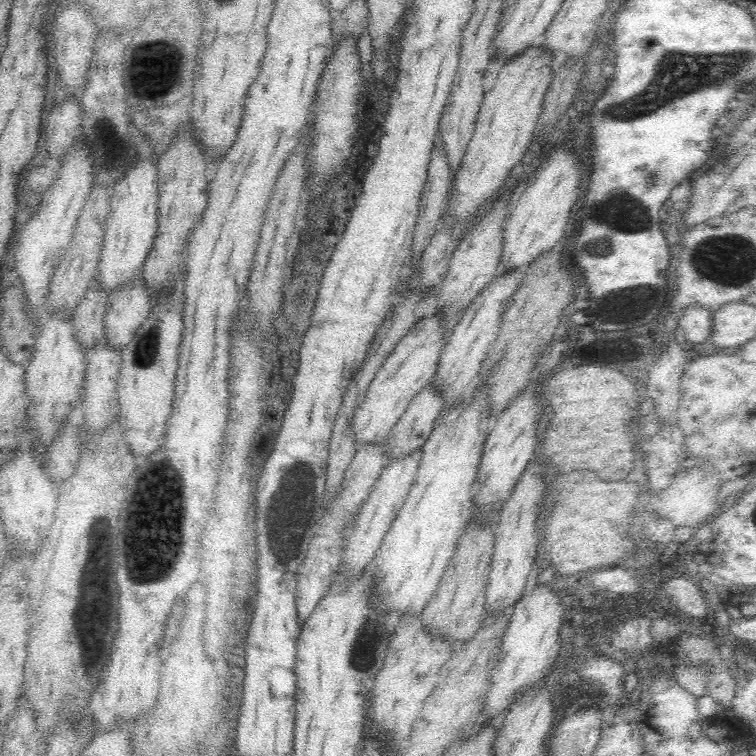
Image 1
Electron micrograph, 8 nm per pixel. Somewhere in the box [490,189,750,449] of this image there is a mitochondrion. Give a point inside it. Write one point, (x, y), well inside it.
(640, 302)

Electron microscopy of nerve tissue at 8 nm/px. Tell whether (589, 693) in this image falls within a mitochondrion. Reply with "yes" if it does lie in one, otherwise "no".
yes

